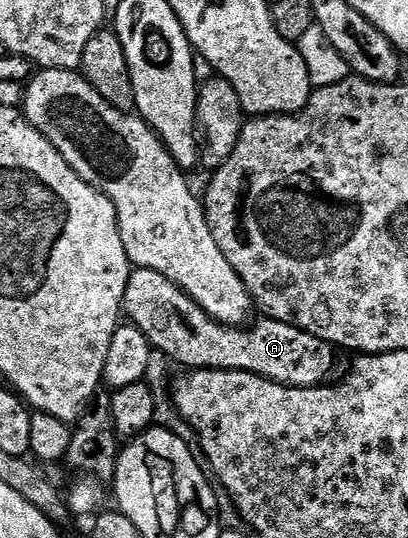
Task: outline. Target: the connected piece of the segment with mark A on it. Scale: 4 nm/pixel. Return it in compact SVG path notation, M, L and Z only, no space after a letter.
M137 268L130 273L123 310L128 321L145 333L154 350L161 350L170 363L177 365L178 362L185 366L181 368L190 371L251 372L275 384L315 388L326 385L337 366L338 351L330 342L319 340L319 336L311 336L291 324L264 316L258 317L258 322L254 321L248 328L224 326L203 312L187 292L154 270Z

